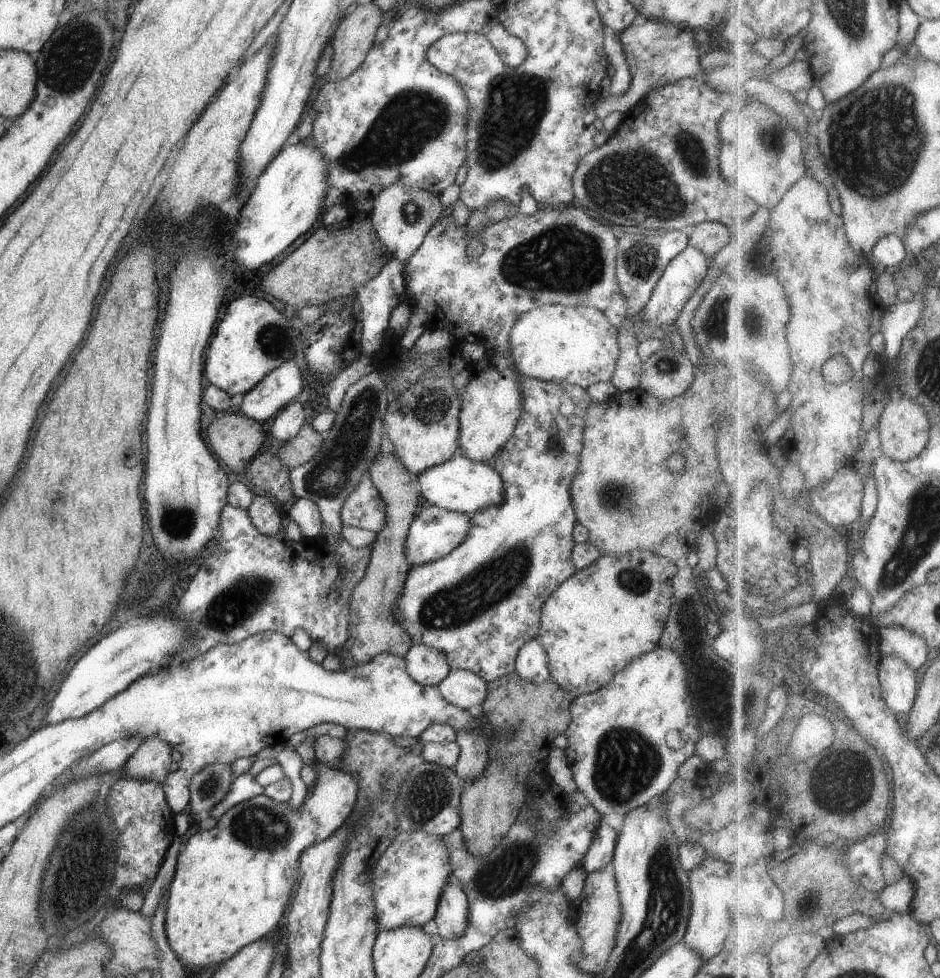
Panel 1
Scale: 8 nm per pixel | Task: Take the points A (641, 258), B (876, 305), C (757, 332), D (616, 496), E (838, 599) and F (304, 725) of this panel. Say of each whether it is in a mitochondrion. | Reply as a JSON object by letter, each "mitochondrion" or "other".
{"A":"mitochondrion","B":"other","C":"mitochondrion","D":"mitochondrion","E":"other","F":"other"}

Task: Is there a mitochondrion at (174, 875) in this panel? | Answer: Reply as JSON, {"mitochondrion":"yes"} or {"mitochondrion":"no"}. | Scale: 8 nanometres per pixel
{"mitochondrion":"no"}

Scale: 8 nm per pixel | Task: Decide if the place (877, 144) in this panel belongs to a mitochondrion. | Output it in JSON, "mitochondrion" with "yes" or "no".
{"mitochondrion":"yes"}

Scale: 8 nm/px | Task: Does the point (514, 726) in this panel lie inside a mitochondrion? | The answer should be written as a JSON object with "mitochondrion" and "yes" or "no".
{"mitochondrion":"yes"}

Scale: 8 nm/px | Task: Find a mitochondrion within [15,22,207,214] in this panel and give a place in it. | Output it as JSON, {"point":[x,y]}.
{"point":[68,67]}

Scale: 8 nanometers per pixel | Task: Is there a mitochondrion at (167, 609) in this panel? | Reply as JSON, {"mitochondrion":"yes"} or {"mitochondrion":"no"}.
{"mitochondrion":"no"}

